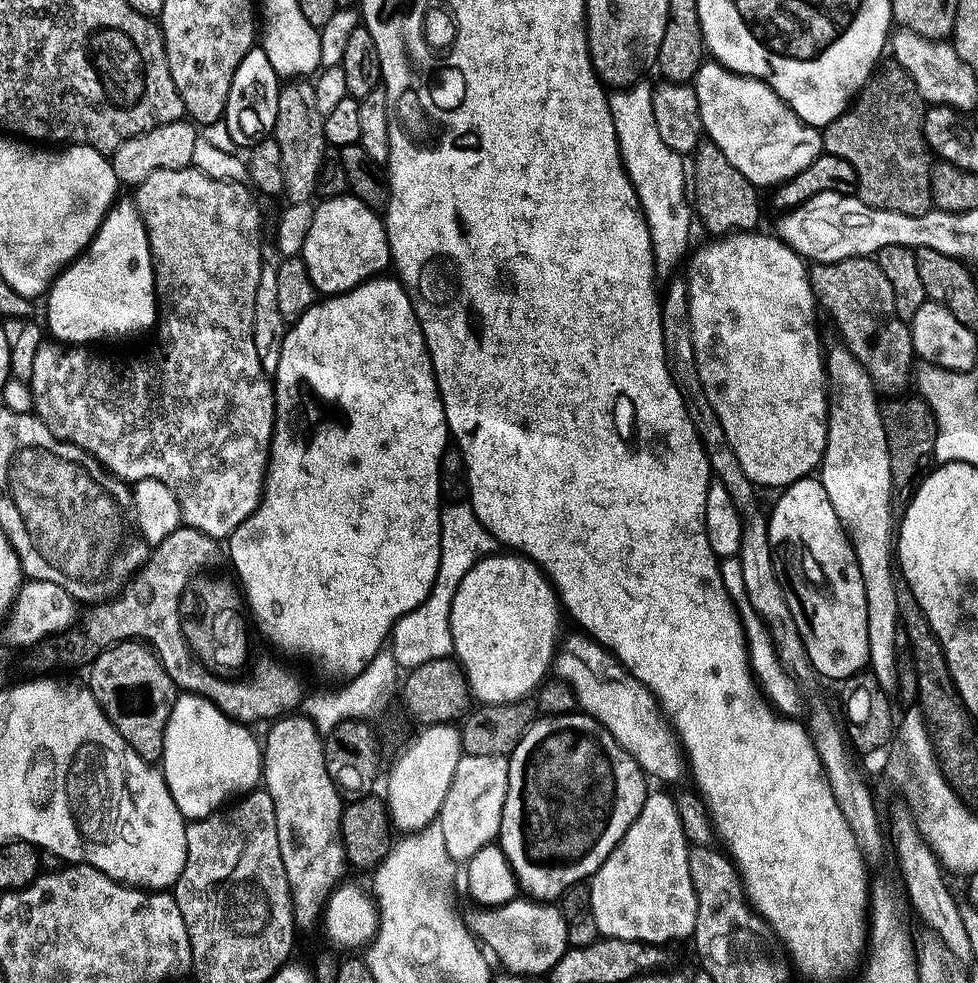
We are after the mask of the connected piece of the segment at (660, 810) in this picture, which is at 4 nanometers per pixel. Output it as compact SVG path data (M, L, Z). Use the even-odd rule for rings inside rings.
M653 791L642 806L642 814L630 826L622 842L610 854L610 858L596 871L590 881L592 897L590 915L596 923L596 931L609 940L642 942L672 946L675 940L684 940L696 931L698 918L698 894L690 870L690 841L684 832L682 808L664 792Z

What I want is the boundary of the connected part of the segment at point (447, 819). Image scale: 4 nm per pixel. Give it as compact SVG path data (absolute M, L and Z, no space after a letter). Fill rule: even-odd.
M465 754L458 762L450 794L442 806L438 821L442 824L446 850L455 862L467 862L500 835L506 794L510 790L509 757L478 758Z

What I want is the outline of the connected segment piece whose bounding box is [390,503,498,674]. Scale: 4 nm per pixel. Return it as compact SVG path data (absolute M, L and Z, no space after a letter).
M467 503L452 504L443 509L440 513L440 565L438 566L438 574L428 597L410 614L406 614L398 621L391 637L390 651L396 659L397 669L403 670L405 673L412 673L427 663L438 662L453 655L452 651L452 631L450 630L450 610L454 606L454 598L458 594L458 586L462 586L462 578L466 578L466 574L470 574L470 570L474 570L474 566L478 566L480 560L484 560L487 556L493 555L497 551L498 541L492 537L490 533L482 526L482 522L478 522L478 518L473 514L471 507Z

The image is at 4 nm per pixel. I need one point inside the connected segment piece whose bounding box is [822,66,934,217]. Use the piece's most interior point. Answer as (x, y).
(891, 174)

